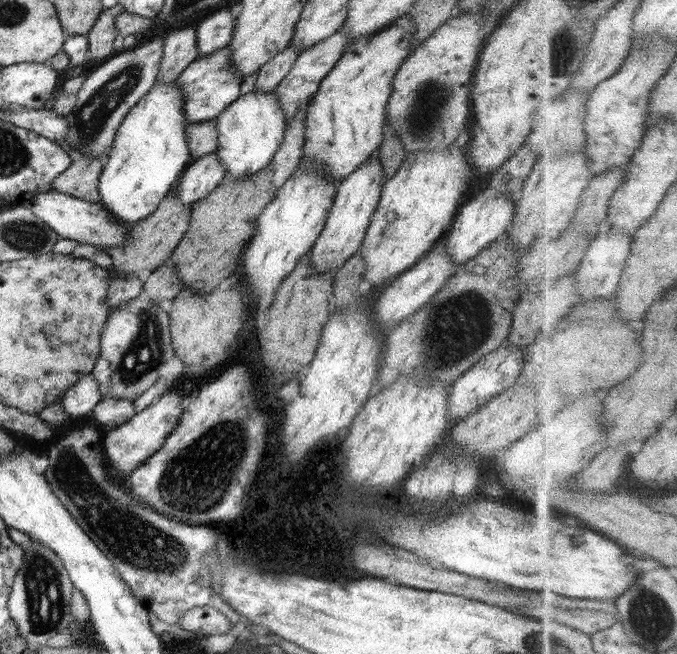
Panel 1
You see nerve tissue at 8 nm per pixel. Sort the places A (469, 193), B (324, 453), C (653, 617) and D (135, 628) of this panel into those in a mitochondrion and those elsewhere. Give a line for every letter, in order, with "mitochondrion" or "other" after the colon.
A: other
B: other
C: mitochondrion
D: other

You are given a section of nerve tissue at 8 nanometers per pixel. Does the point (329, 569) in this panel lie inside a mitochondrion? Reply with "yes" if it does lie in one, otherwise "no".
no

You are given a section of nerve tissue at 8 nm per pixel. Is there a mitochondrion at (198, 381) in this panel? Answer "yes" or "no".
no

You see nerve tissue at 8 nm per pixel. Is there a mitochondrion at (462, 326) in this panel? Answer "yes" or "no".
yes

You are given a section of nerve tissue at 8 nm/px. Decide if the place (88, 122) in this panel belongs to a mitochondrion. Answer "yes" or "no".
yes

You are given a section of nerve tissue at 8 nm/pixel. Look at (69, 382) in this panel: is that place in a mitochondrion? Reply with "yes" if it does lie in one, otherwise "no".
no

